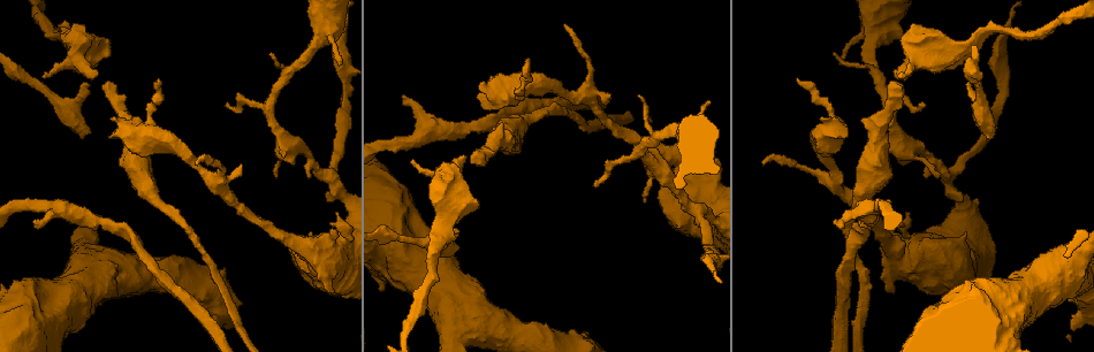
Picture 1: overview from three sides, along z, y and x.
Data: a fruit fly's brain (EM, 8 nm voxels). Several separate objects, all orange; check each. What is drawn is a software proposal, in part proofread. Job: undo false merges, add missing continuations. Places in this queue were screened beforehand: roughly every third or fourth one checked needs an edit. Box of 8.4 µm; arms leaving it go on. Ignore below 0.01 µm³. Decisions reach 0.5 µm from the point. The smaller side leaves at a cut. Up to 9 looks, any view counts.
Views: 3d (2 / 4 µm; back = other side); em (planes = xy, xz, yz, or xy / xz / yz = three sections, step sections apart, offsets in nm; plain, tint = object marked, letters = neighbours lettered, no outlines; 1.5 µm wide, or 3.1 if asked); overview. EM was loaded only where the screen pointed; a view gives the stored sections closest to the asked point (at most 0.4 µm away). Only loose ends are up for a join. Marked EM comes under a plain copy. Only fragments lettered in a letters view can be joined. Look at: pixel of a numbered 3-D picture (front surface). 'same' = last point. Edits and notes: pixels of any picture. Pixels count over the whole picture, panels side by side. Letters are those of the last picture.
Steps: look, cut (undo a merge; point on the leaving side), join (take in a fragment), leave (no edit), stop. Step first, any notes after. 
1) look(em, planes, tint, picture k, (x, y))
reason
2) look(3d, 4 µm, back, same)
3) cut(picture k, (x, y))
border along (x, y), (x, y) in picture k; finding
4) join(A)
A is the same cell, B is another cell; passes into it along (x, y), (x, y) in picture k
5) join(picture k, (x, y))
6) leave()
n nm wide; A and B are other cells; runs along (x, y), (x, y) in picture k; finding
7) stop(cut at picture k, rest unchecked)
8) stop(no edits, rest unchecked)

look(3d, 2 µm, picture 1, (229, 107))
branch stops here

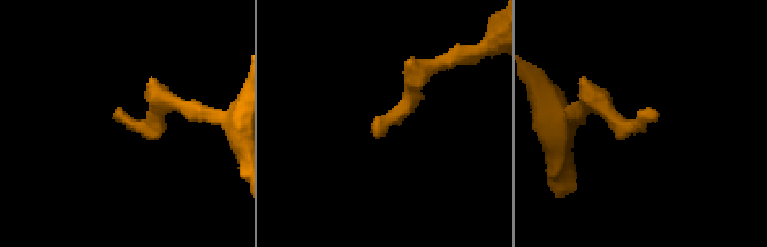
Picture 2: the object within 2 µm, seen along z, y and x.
look(em, xz, step 8, tint, picture 2, (117, 114))

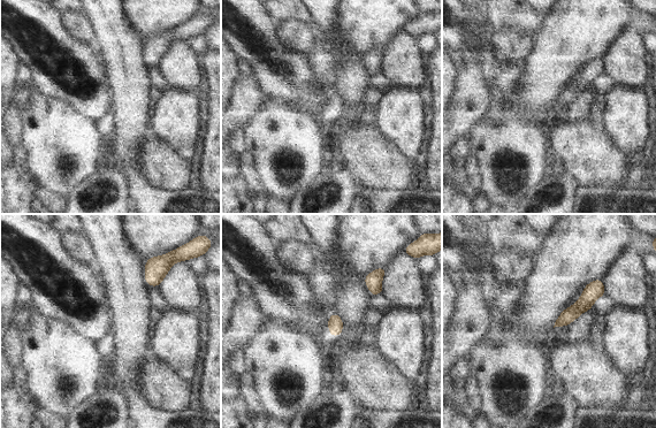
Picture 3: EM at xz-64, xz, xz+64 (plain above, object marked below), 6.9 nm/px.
look(em, planes, letters, same)
another direction

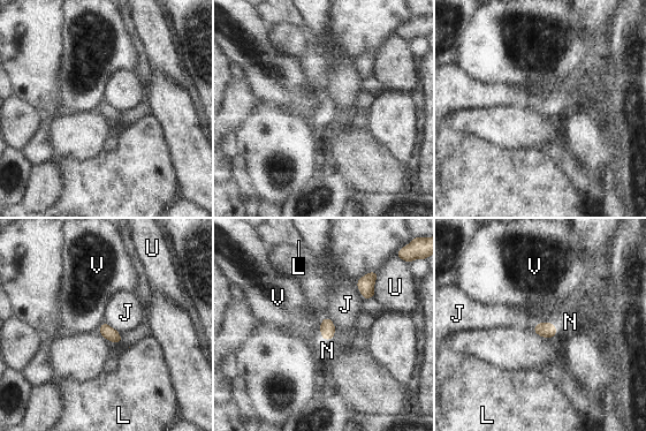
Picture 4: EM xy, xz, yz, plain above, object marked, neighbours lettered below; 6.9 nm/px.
join(N)
90 nm wide; N is the same cell, J, L, U and V are other cells; it goes on there

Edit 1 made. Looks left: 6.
look(overview)
redraw

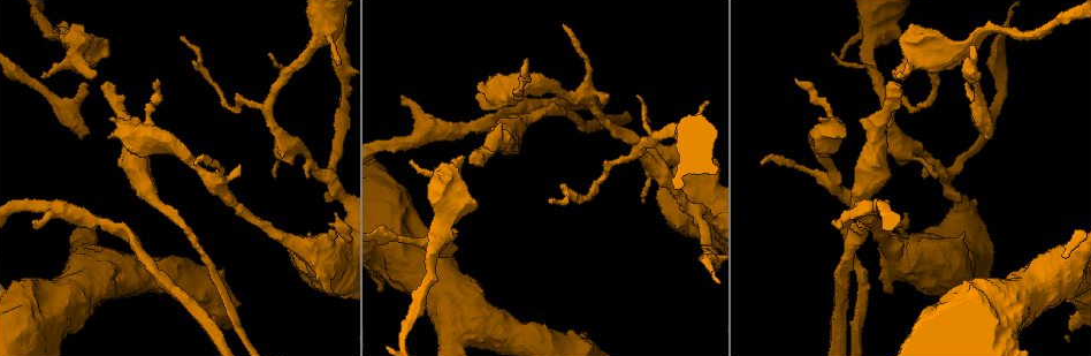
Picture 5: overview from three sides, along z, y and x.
look(3d, 2 µm, picture 5, (990, 134))

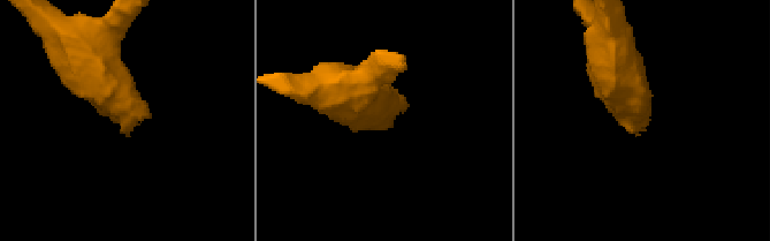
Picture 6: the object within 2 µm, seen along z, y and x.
look(em, planes, letters, picture 6, (137, 123))

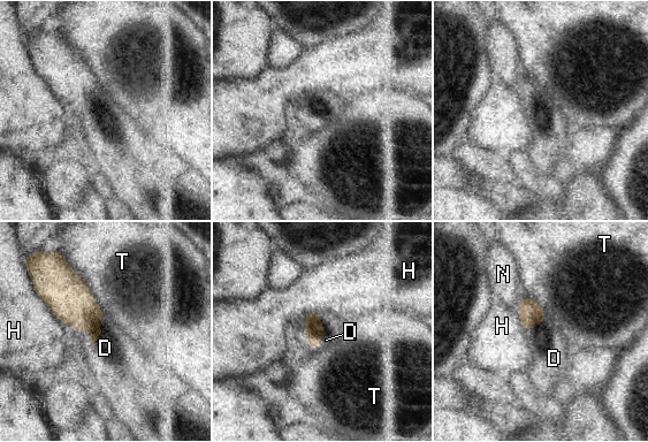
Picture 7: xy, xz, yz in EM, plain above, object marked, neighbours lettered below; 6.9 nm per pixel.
join(D)
D is the same cell, H, N and T are other cells; passes into it along (75, 304), (100, 329), (105, 348) in picture 7; the neuron continues

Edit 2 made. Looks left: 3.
look(overview)

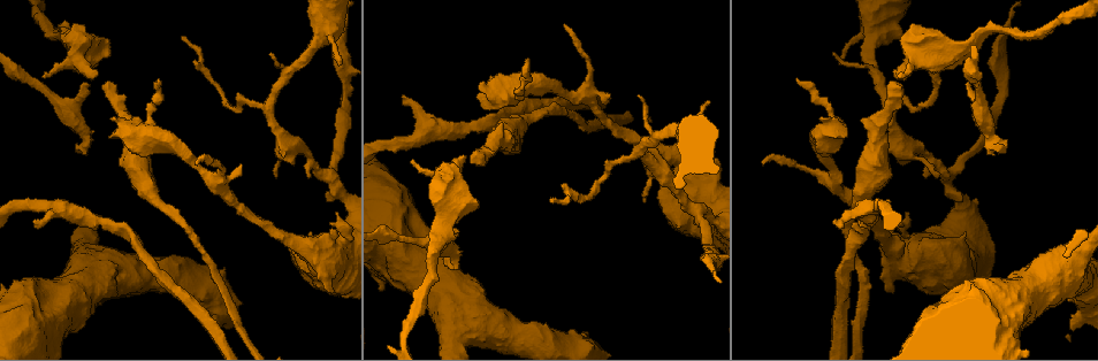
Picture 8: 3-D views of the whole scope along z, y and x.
look(em, planes, letters, picture 8, (404, 96))
an open end

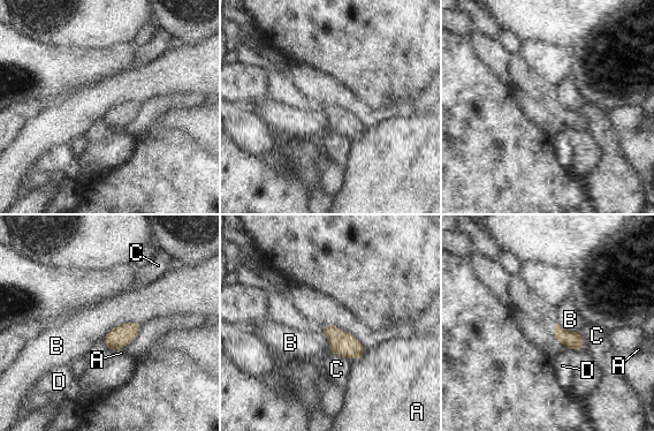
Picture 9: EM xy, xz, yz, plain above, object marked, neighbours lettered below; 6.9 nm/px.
leave()
130 nm wide; A, B, C and D are other cells; border along (123, 320), (100, 340) in picture 9; no lettered fragment goes on from it

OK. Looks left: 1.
stop(join at picture 4, join at picture 7, rest unchecked)

